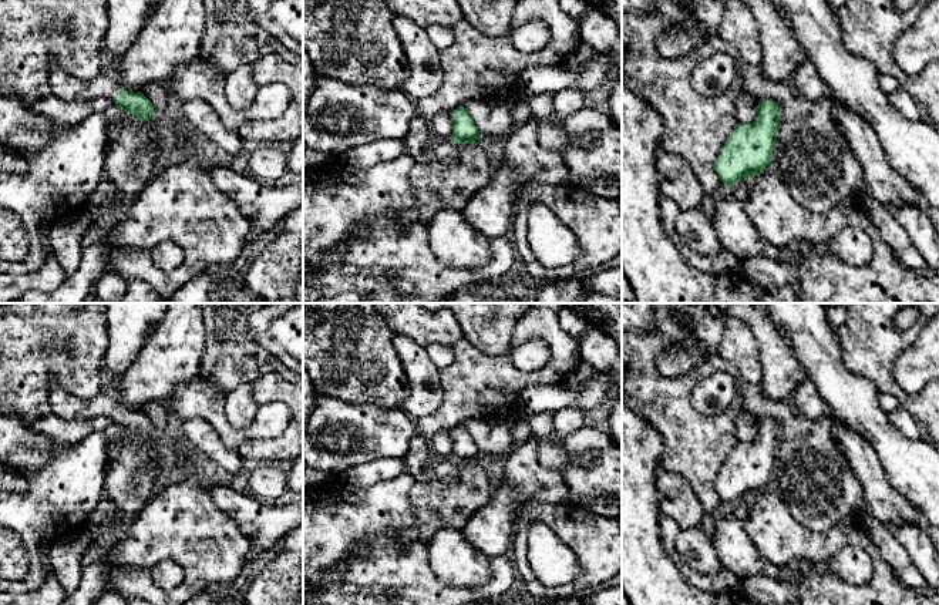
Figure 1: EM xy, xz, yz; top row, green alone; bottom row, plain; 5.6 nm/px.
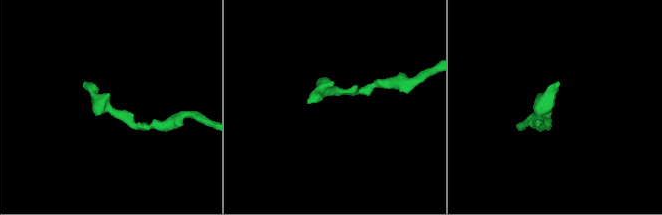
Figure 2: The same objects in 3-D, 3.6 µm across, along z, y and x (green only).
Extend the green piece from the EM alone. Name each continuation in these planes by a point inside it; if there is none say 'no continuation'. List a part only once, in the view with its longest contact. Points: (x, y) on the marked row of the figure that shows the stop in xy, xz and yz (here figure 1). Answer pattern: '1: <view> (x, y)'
1: xy (64, 86)

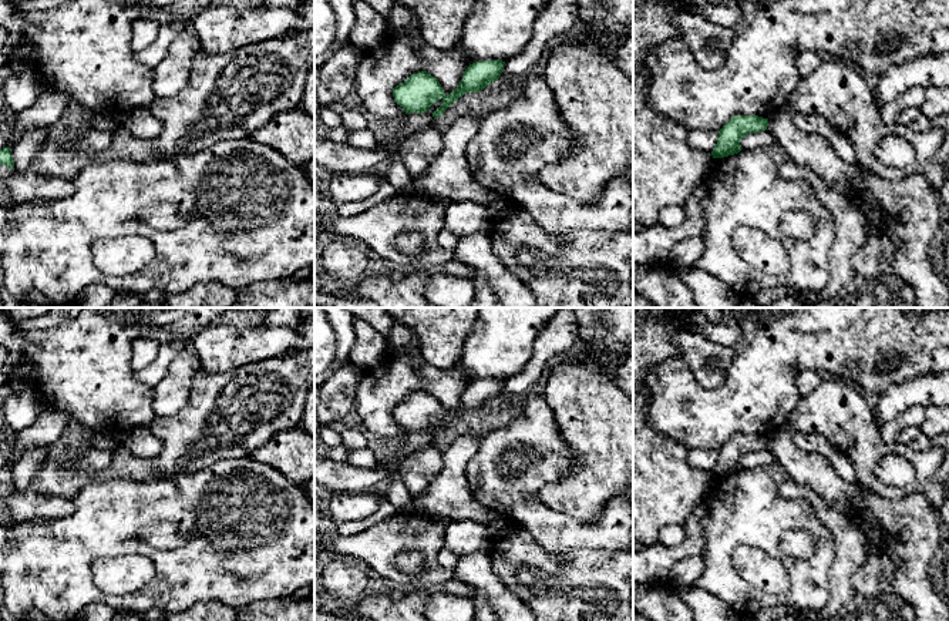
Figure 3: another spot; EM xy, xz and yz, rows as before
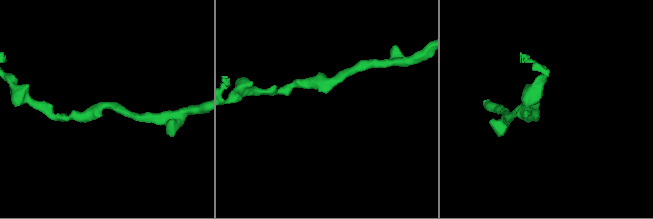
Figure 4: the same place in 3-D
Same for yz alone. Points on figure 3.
no continuation

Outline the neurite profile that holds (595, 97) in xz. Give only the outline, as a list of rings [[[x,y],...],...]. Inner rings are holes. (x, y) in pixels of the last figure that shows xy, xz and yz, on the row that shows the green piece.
[[[576,0],[576,6],[579,24],[586,26],[589,31],[578,41],[555,47],[542,70],[565,121],[572,127],[575,151],[558,164],[544,168],[538,181],[582,204],[595,204],[609,181],[633,179],[633,80],[615,64],[620,47],[633,34],[633,0]]]

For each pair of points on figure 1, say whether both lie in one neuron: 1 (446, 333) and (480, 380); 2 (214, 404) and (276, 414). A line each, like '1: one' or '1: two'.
1: two
2: one

